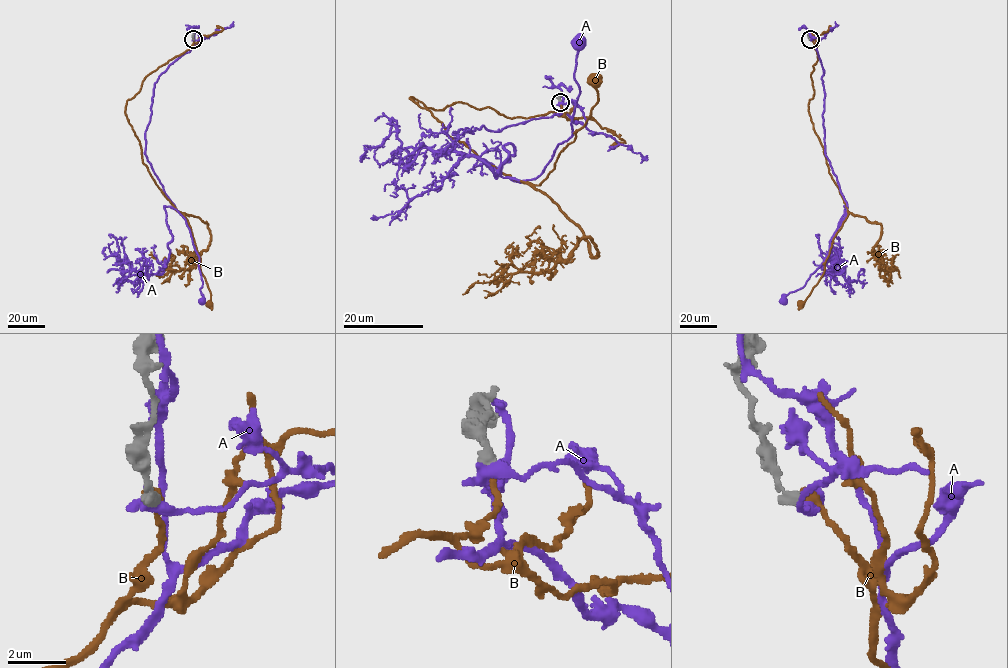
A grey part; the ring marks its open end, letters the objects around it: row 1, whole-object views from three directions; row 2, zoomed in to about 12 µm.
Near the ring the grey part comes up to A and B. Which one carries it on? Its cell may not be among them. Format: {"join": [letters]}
{"join": ["B"]}

